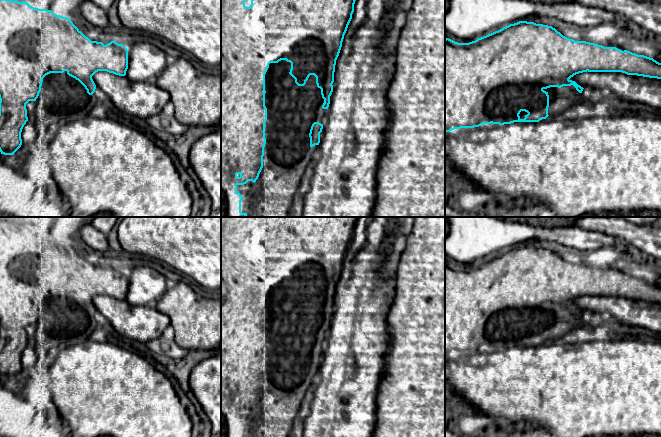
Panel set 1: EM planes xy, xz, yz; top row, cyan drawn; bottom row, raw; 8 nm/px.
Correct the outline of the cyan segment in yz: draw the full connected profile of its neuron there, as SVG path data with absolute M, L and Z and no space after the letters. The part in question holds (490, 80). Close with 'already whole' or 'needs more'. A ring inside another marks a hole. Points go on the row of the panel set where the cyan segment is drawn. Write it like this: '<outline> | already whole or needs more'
M519 21L514 24L510 24L502 29L495 31L491 34L478 38L475 41L469 43L458 43L449 38L445 39L445 133L454 129L460 128L474 128L484 124L511 124L514 122L539 122L542 119L546 119L548 115L549 107L549 95L545 90L550 87L561 88L563 86L573 85L579 93L582 93L583 87L578 85L570 78L576 74L583 72L622 72L627 75L637 75L649 78L661 79L661 63L657 62L653 58L638 55L627 50L620 50L616 47L604 47L602 45L586 42L575 41L563 36L555 28L548 25L536 24L534 22Z | already whole

